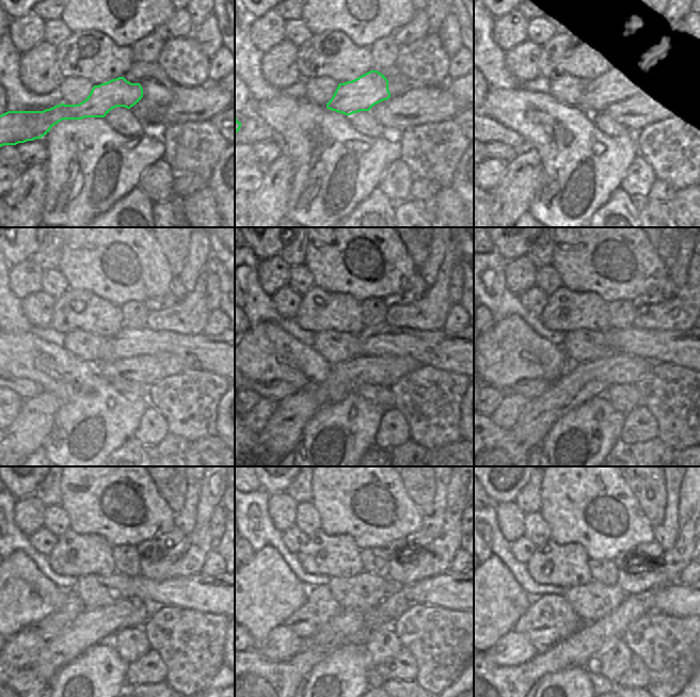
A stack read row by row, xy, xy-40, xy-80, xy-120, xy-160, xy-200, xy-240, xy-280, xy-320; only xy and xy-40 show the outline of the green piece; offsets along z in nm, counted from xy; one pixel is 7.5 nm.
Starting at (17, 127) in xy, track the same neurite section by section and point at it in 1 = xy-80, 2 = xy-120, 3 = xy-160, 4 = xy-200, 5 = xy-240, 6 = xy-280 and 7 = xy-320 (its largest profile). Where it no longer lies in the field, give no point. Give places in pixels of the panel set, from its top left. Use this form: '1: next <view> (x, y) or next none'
1: next xy-80 (609, 88)
2: next xy-120 (212, 353)
3: next xy-160 (451, 352)
4: next xy-200 (689, 350)
5: next xy-240 (211, 592)
6: next xy-280 (451, 591)
7: next xy-320 (684, 595)

